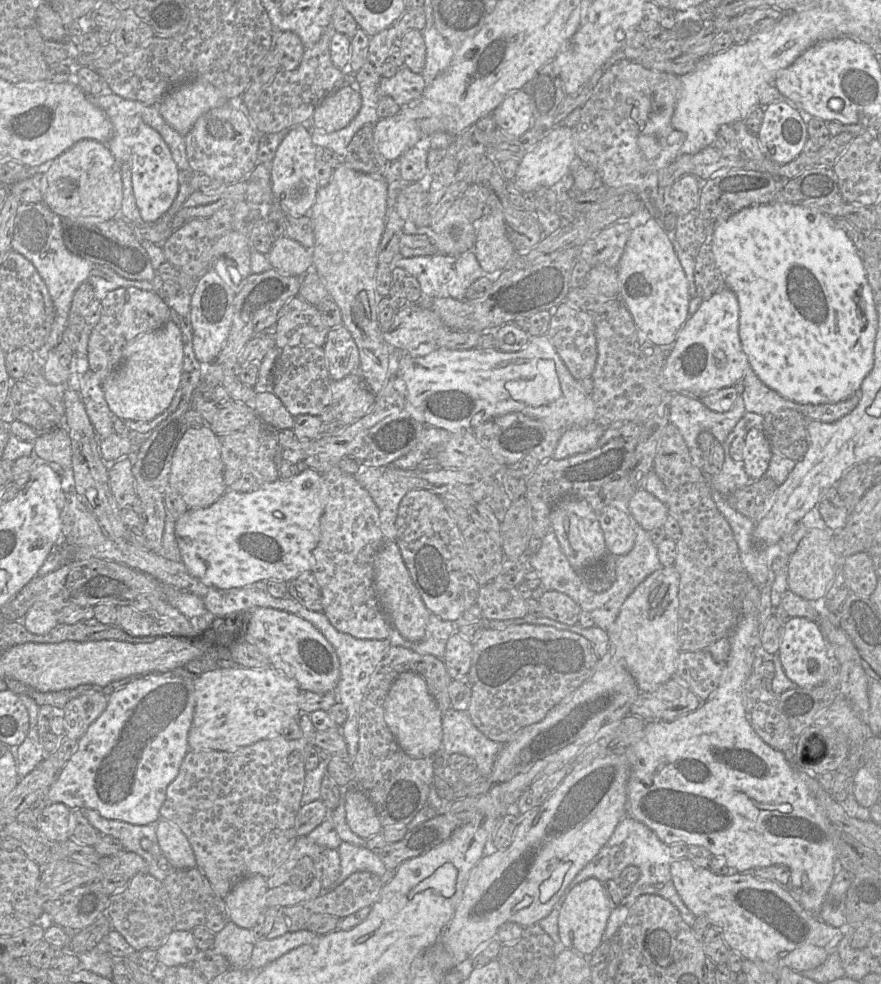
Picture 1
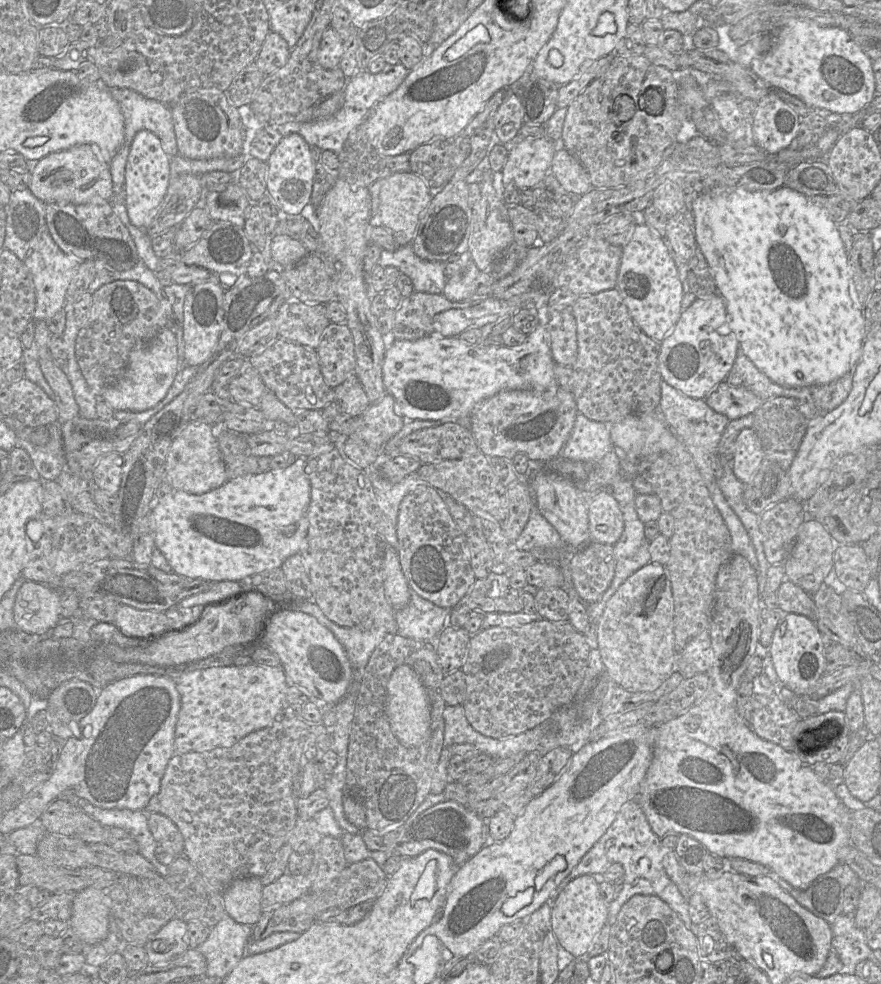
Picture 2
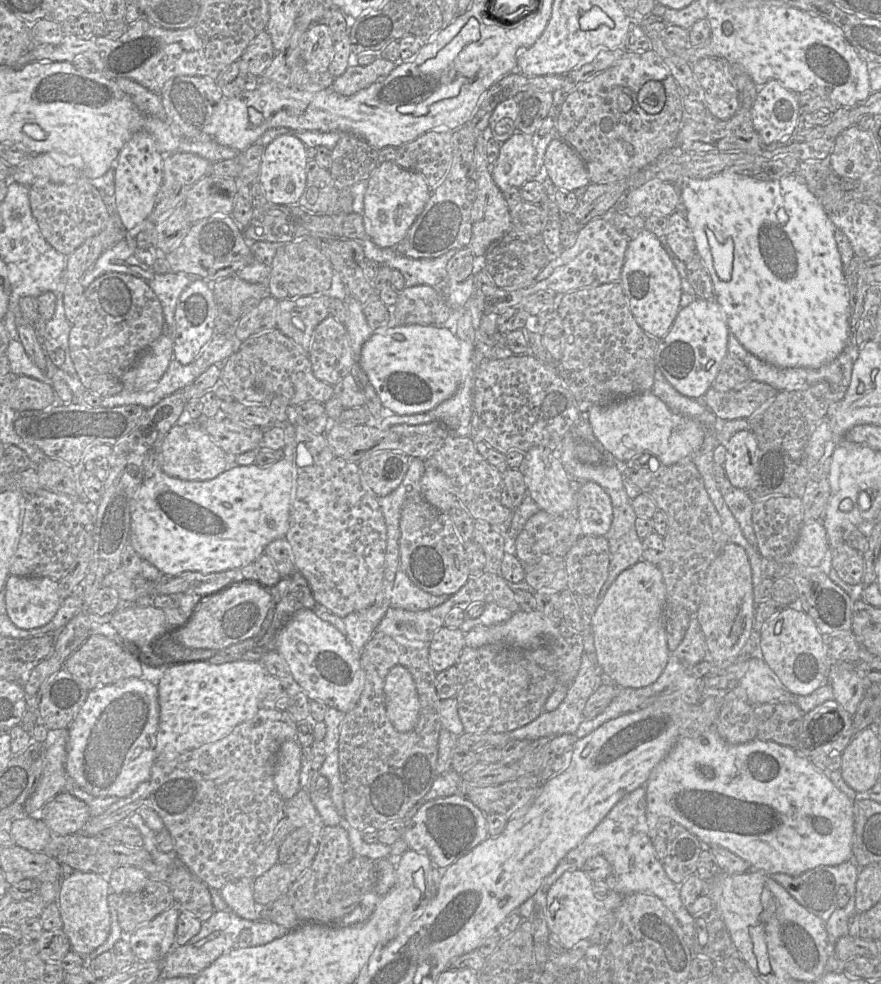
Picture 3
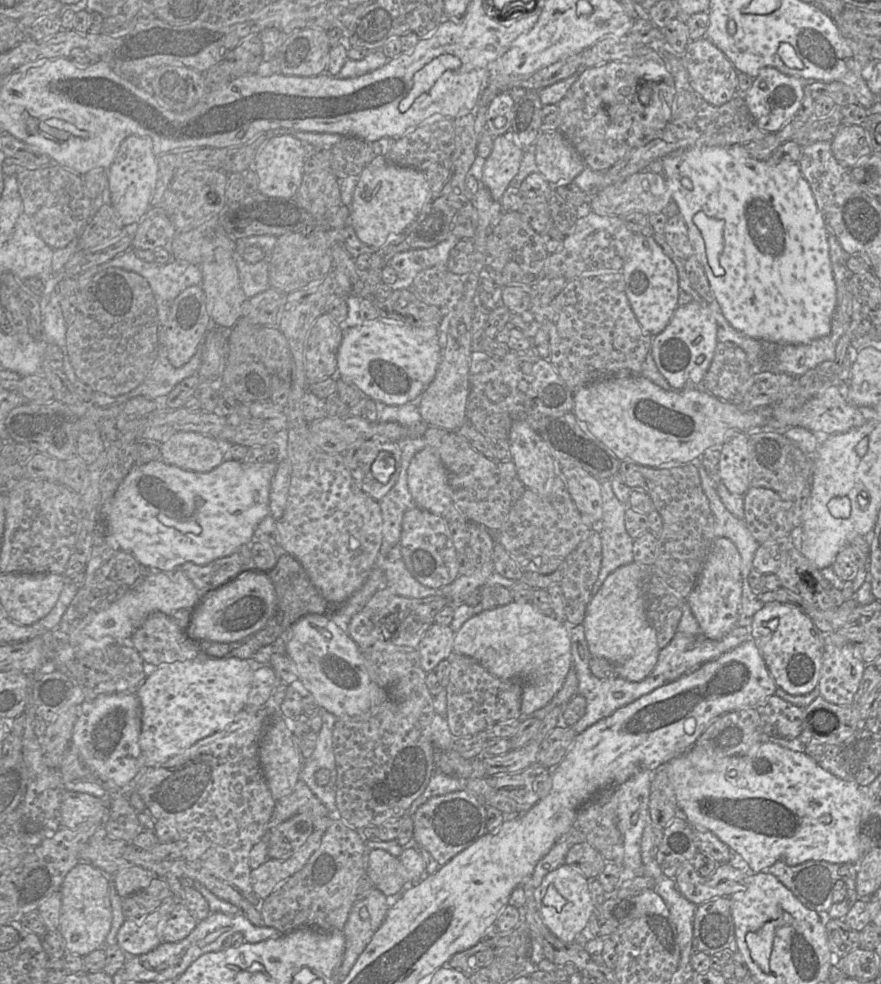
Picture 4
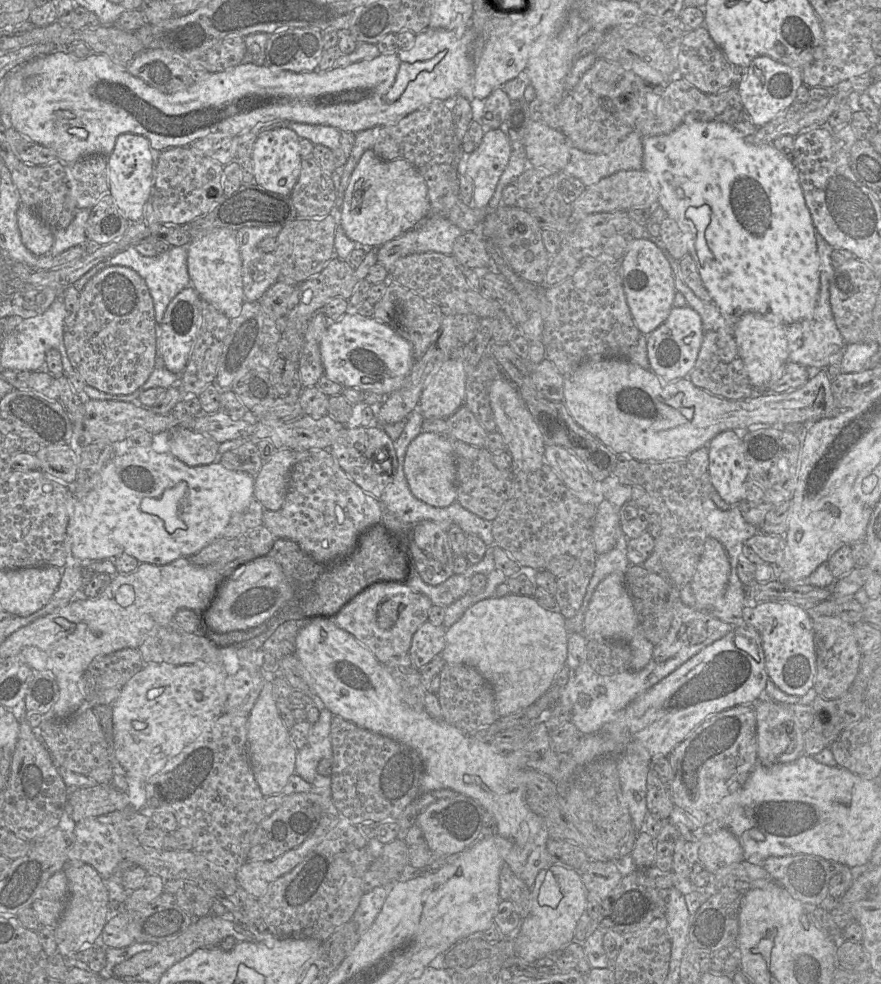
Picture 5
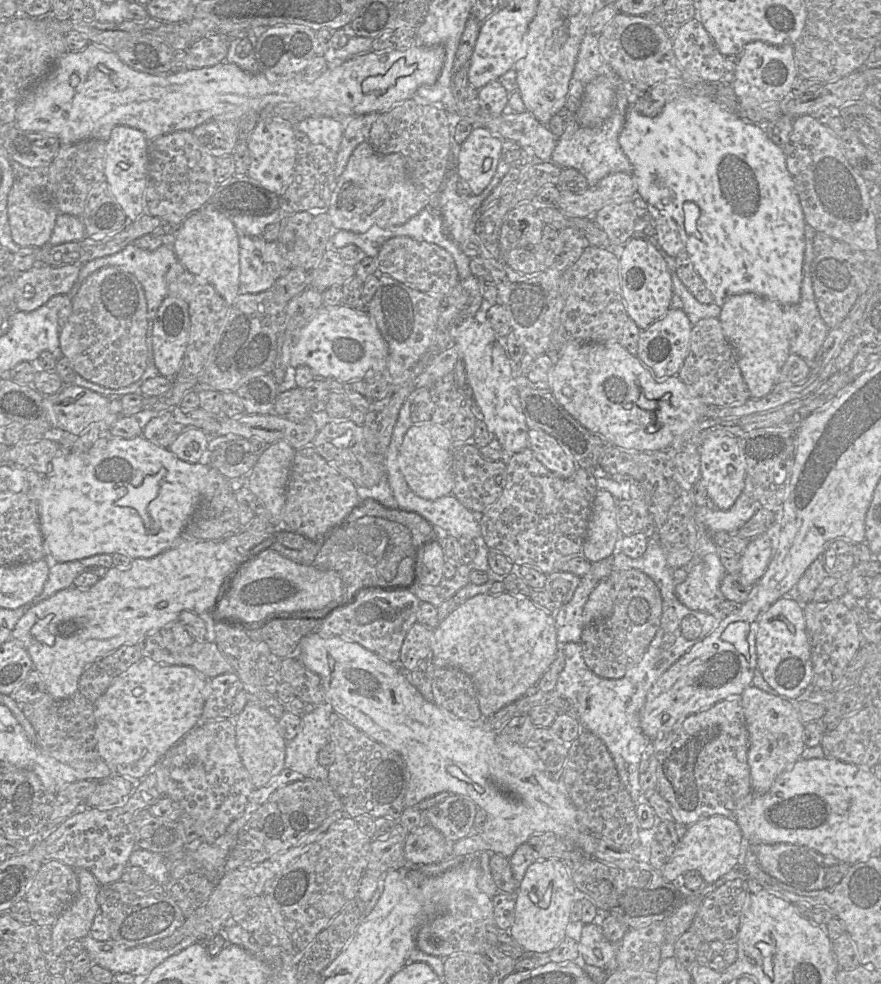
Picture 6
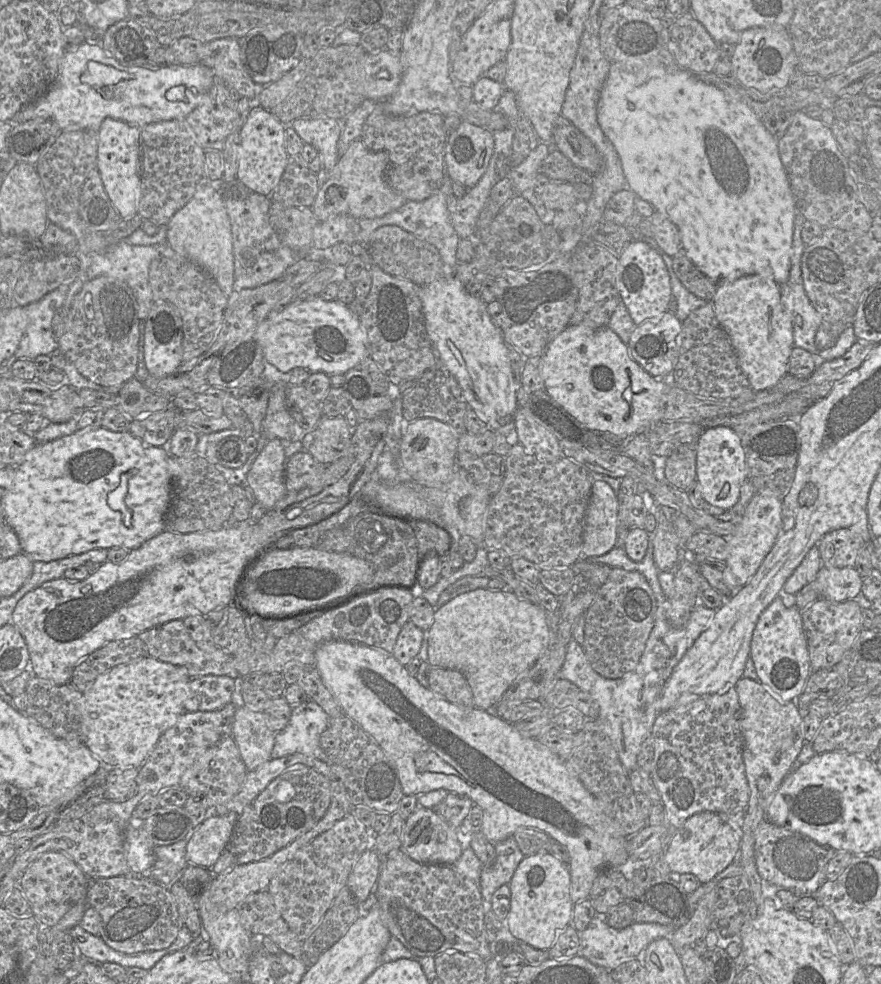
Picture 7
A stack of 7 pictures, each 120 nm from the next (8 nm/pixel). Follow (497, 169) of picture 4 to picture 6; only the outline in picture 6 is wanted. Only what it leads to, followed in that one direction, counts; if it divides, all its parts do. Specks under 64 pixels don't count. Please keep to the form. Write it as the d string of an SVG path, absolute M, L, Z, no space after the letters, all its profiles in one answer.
M475 127L460 145L457 173L466 181L473 195L490 183L502 153L503 139L483 127Z

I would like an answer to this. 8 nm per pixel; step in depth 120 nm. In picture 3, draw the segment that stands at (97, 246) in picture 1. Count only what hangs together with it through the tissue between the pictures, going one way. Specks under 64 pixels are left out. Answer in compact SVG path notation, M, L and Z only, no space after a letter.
M85 177L74 184L32 186L29 189L29 200L42 235L58 252L66 256L87 239L97 235L112 217L102 200L97 183Z

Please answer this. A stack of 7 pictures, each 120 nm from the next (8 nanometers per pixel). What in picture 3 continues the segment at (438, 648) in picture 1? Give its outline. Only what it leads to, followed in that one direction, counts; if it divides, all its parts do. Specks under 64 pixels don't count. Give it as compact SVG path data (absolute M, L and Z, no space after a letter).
M399 567L391 591L390 607L411 611L426 610L442 604L448 597L447 595L436 596L420 589Z

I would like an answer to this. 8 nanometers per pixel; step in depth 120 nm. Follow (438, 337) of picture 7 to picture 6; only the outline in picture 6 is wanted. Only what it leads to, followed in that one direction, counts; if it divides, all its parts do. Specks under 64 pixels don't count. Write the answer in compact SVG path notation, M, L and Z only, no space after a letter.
M472 318L455 327L454 347L457 348L459 358L464 361L467 381L472 390L474 402L482 412L488 430L494 434L495 438L497 438L501 444L503 448L503 461L507 465L513 454L529 447L529 427L521 408L516 382L513 378L512 362L505 349L504 341L495 336L487 323L487 319L485 323L480 323L475 318Z

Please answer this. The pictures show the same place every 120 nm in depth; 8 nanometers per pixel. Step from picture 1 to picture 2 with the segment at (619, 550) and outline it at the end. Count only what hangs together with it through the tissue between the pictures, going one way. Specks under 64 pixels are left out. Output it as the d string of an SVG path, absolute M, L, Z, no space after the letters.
M598 490L588 496L589 542L613 546L624 530L619 504L609 490Z

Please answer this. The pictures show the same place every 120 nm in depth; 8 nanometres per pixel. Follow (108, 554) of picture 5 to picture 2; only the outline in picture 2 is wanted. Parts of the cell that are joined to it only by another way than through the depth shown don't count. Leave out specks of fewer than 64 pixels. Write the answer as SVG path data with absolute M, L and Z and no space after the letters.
M297 458L282 469L228 479L223 485L203 494L174 490L156 501L149 514L155 547L165 556L172 571L188 578L220 582L281 567L291 555L303 549L309 520L310 482L305 474L305 458Z

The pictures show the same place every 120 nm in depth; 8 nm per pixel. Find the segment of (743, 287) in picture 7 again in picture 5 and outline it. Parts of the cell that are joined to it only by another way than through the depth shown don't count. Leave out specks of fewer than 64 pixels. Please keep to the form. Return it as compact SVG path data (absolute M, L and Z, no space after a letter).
M755 312L744 313L733 321L733 337L749 380L755 389L767 391L767 388L780 376L780 371L785 363L789 361L786 325L776 319Z

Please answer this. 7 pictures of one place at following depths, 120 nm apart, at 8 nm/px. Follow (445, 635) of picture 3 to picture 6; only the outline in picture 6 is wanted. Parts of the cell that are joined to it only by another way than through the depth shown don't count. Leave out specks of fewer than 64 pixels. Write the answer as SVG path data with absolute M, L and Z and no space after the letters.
M415 622L403 641L399 661L407 670L413 670L418 662L432 651L433 631Z

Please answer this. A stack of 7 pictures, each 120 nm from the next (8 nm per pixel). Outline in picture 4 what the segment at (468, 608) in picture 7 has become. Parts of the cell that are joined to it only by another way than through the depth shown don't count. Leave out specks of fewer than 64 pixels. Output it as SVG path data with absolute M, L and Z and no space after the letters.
M512 601L474 615L455 633L453 652L476 660L499 679L522 681L523 717L549 704L572 668L571 640L565 623L543 614L532 602Z

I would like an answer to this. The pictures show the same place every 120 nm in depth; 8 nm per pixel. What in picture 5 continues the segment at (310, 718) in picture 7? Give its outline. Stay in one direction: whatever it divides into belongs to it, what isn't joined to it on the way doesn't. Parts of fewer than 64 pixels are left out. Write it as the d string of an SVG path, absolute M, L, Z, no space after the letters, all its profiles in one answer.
M326 707L320 710L317 722L311 725L307 743L297 750L295 773L315 787L315 794L331 797L329 776L320 775L317 765L321 759L332 758L330 728L333 714Z

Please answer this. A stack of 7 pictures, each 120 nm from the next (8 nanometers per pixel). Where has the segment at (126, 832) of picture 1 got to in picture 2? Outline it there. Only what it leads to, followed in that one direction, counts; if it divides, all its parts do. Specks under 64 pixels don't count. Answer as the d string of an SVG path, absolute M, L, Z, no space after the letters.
M66 792L61 798L85 811L106 828L119 827L128 831L138 843L139 853L154 865L160 876L167 876L169 867L161 863L155 855L158 842L148 827L149 813L146 810L100 808L73 792Z

